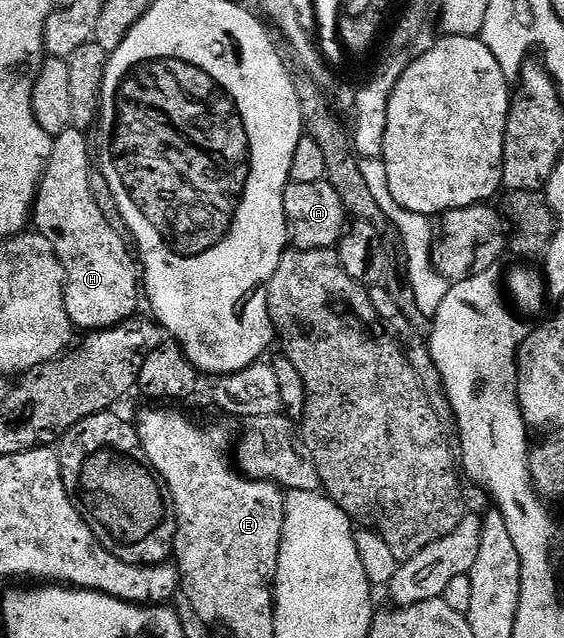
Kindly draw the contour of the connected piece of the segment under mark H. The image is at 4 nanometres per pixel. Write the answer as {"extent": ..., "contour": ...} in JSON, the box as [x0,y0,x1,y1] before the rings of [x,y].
{"extent":[34,127,142,330],"contour":[[[71,127],[53,139],[52,153],[47,166],[44,167],[44,177],[40,179],[40,186],[36,189],[34,228],[48,239],[50,246],[54,246],[56,256],[64,267],[66,314],[73,325],[77,329],[99,330],[115,328],[117,324],[123,324],[137,315],[136,307],[139,306],[140,300],[142,304],[142,280],[138,275],[138,264],[133,253],[122,244],[118,235],[110,230],[109,223],[94,202],[90,192],[92,168],[88,163],[88,140],[84,136],[87,135],[81,129]]]}

